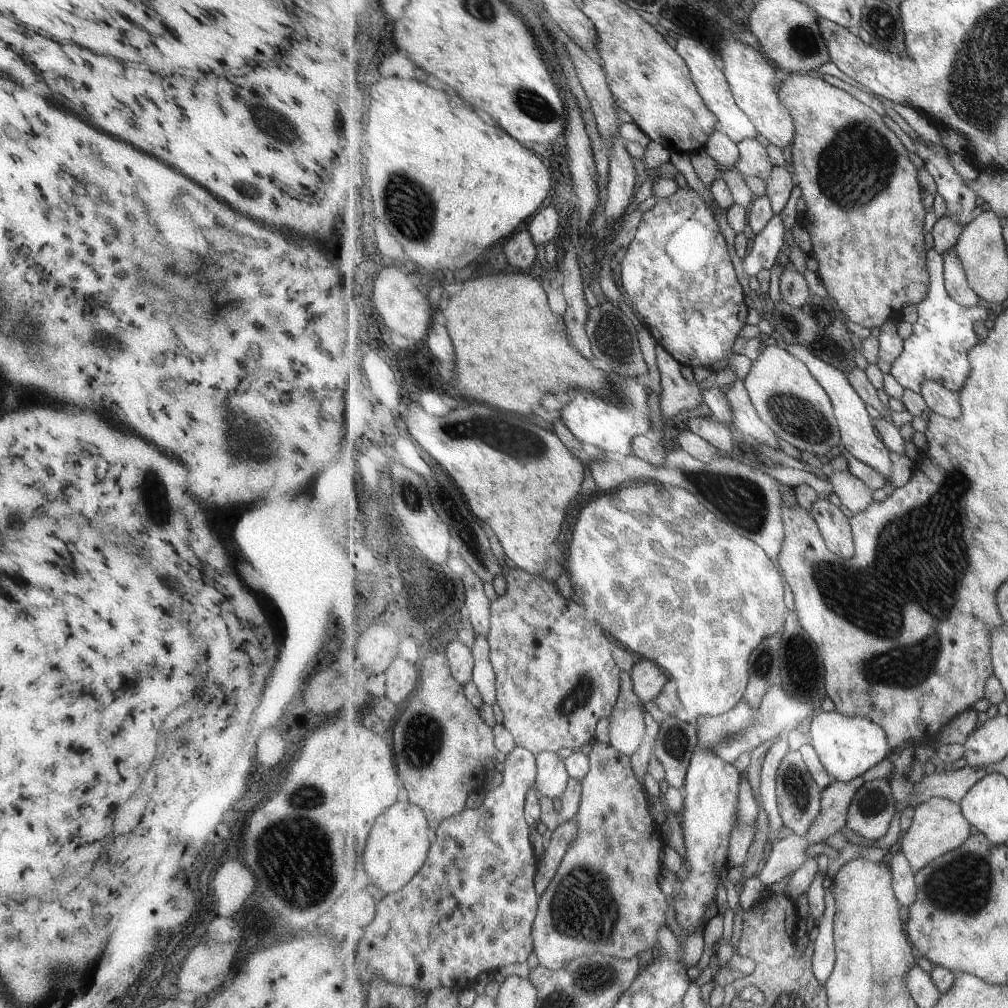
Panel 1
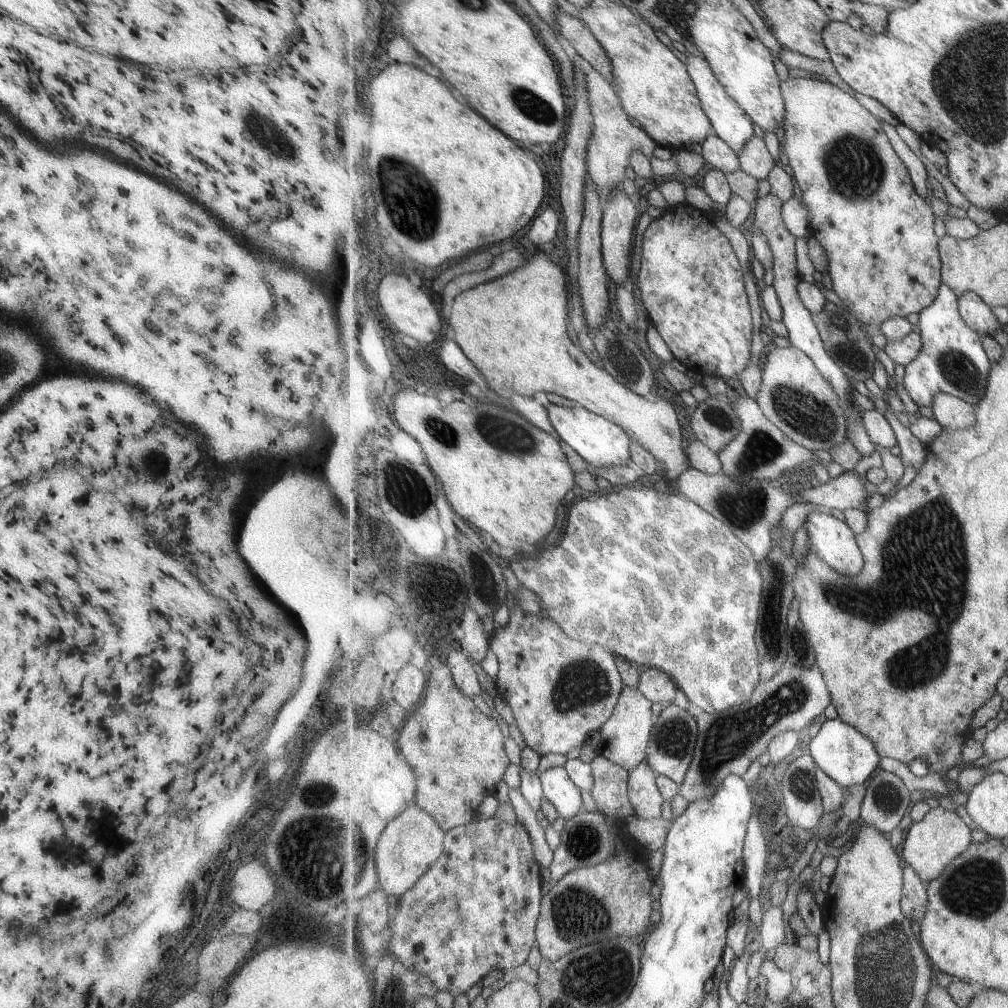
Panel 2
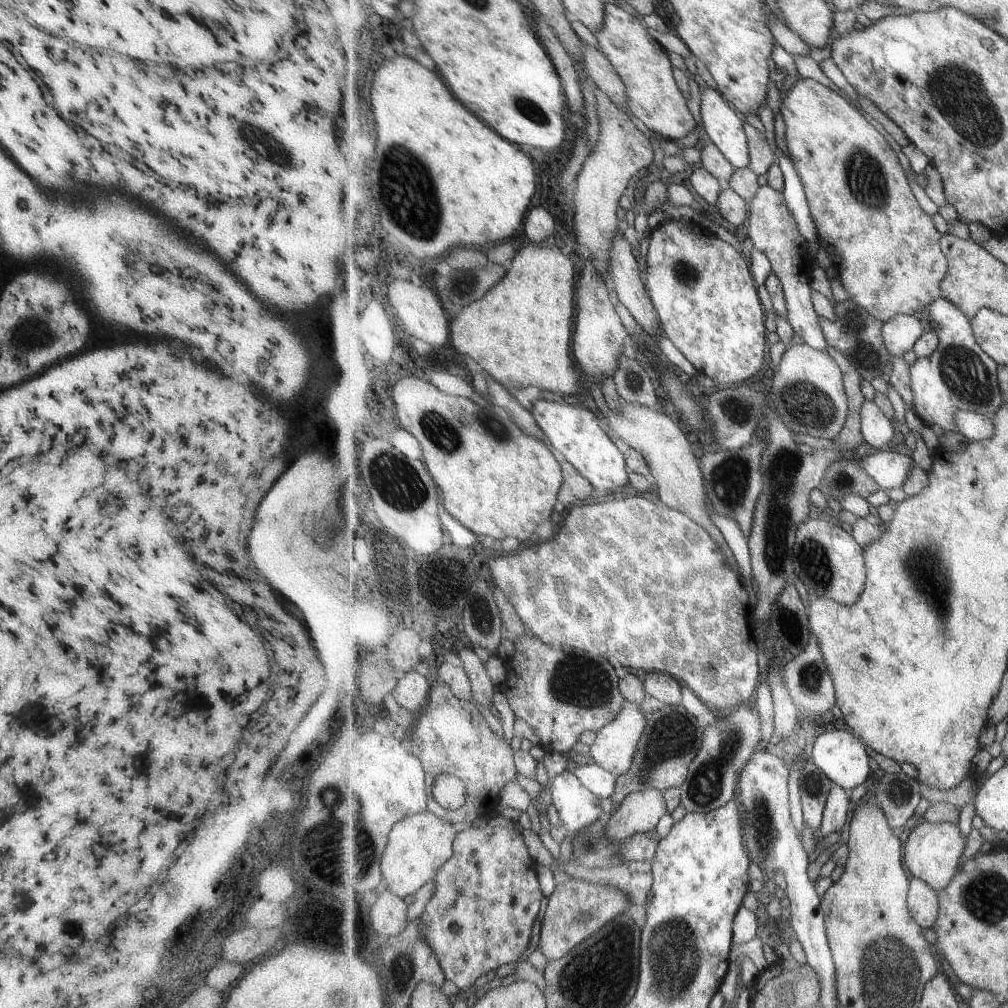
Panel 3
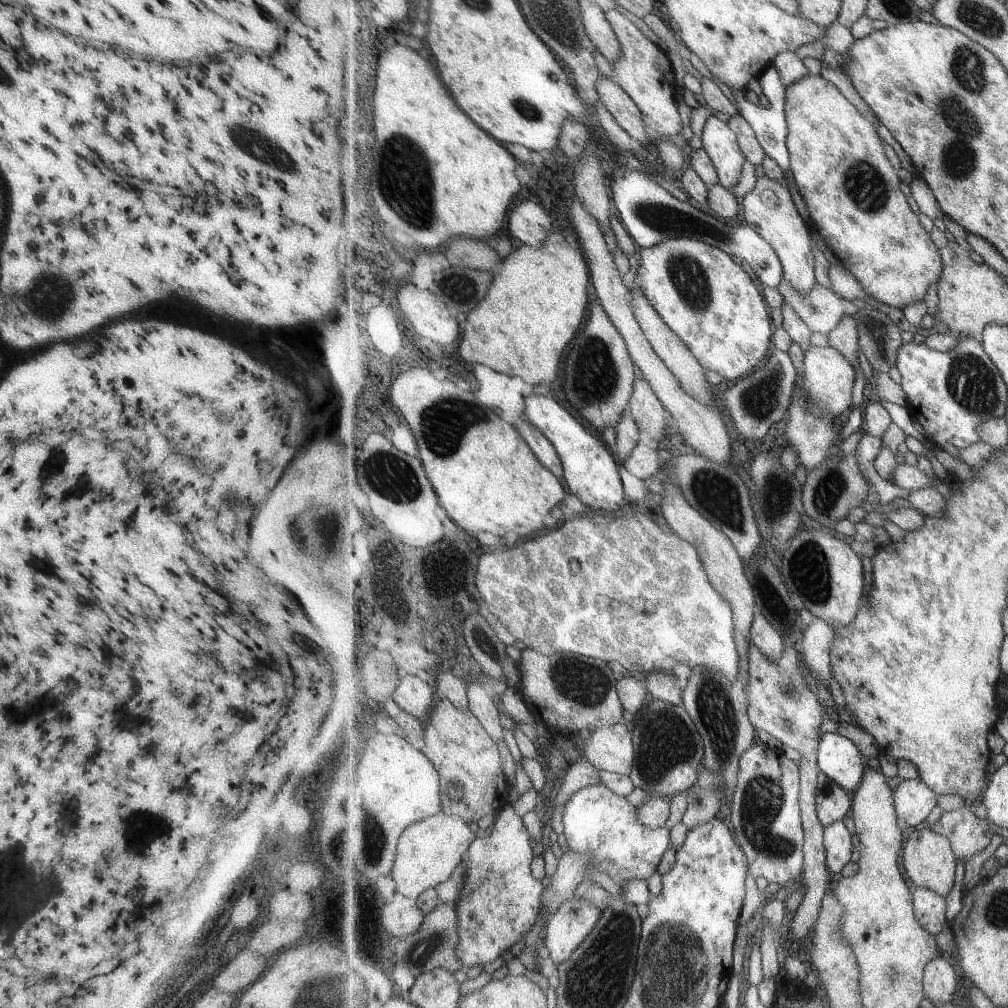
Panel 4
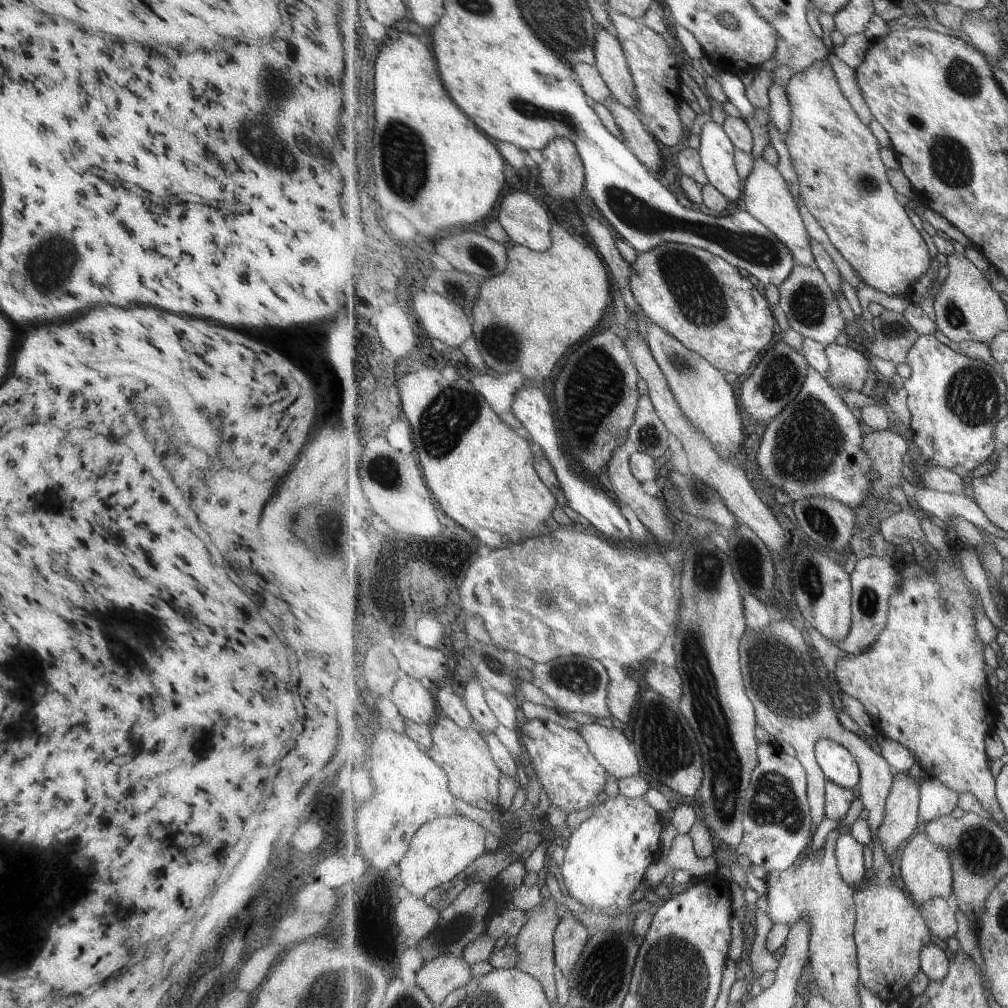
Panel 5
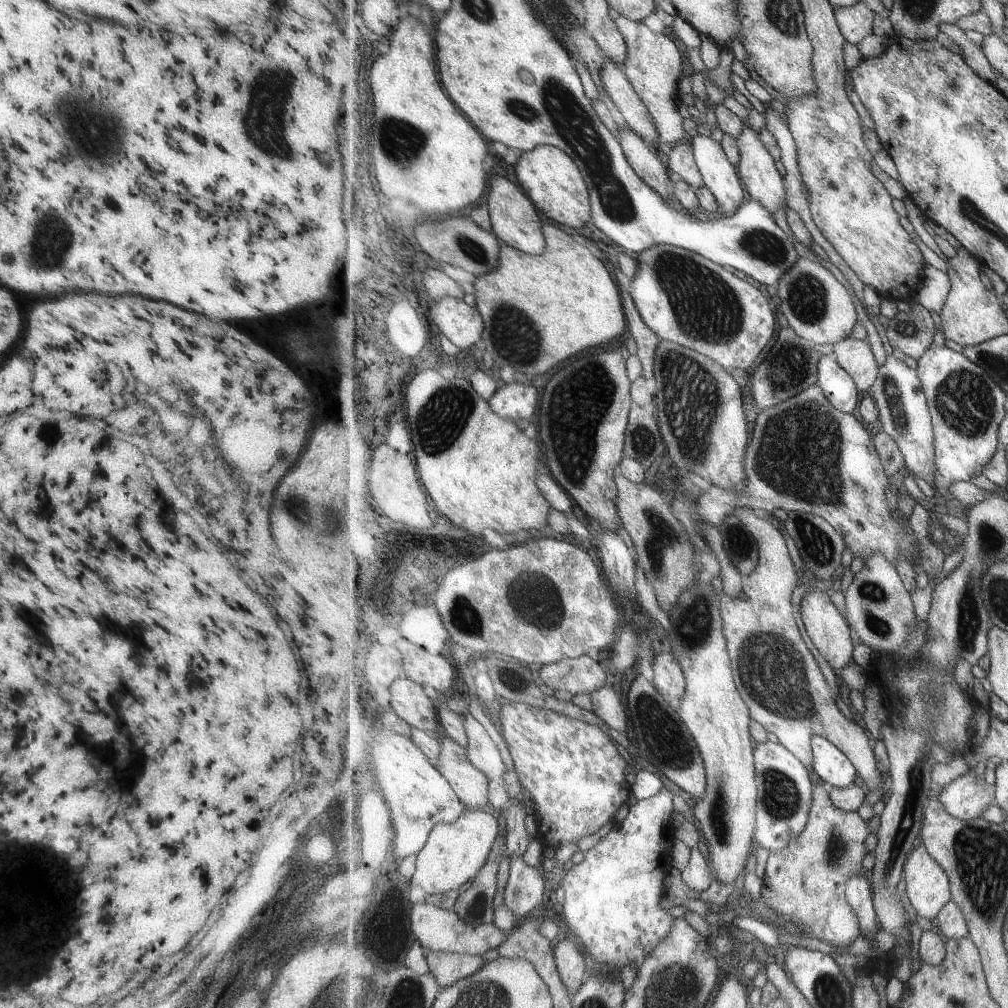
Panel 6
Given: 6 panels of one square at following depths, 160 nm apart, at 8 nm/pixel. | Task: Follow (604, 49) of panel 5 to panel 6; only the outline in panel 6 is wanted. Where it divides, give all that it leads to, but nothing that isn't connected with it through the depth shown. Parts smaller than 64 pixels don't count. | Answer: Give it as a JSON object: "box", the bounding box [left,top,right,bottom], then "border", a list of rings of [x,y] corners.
{"box":[602,58,660,149],"border":[[[608,58],[608,63],[602,70],[602,79],[604,87],[622,112],[628,126],[642,136],[651,148],[655,149],[656,145],[660,146],[655,119],[643,99],[637,94],[623,66]]]}

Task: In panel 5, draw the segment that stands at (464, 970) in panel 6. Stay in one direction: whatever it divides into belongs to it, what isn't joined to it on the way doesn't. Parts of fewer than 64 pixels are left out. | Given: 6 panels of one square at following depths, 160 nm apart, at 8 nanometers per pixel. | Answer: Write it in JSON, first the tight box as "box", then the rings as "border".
{"box":[416,953,473,1006],"border":[[[443,953],[425,963],[416,984],[437,1006],[454,990],[469,984],[473,977],[471,965],[466,960],[453,953]]]}

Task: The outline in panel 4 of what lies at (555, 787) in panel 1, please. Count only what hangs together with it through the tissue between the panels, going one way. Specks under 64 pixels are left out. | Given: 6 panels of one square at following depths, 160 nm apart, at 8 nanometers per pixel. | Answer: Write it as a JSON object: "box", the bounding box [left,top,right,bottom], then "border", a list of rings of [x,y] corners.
{"box":[562,785,671,882],"border":[[[597,785],[597,786],[585,786],[579,790],[572,790],[572,794],[570,794],[569,798],[565,801],[565,804],[563,804],[563,817],[562,822],[564,823],[564,835],[566,839],[568,840],[568,844],[570,846],[570,849],[572,850],[579,850],[579,852],[587,852],[587,854],[593,854],[593,862],[591,862],[591,866],[587,869],[587,878],[588,873],[595,873],[601,872],[603,874],[606,874],[608,878],[611,878],[612,880],[617,880],[619,882],[625,882],[625,880],[633,880],[633,878],[641,878],[641,880],[649,880],[655,872],[657,873],[657,868],[659,868],[659,864],[661,864],[661,860],[663,860],[663,854],[667,852],[667,848],[669,848],[669,843],[671,841],[669,840],[669,831],[670,829],[668,827],[661,827],[657,829],[649,828],[645,826],[645,824],[641,824],[639,820],[637,820],[637,808],[627,800],[627,798],[624,798],[623,796],[615,794],[615,792],[612,792],[609,790],[607,786],[603,785]]]}

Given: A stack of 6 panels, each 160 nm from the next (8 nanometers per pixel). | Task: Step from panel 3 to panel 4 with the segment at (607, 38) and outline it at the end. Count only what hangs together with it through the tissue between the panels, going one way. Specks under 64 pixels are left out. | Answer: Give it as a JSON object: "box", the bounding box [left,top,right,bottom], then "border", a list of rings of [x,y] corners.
{"box":[607,10,683,138],"border":[[[607,10],[607,19],[611,21],[615,34],[621,43],[621,58],[613,62],[618,84],[621,84],[636,106],[641,108],[646,127],[650,133],[657,134],[659,137],[679,138],[683,124],[681,114],[675,97],[676,84],[671,75],[671,62],[667,60],[665,54],[655,42],[651,42],[639,28],[633,24],[627,16],[623,16],[619,10]]]}

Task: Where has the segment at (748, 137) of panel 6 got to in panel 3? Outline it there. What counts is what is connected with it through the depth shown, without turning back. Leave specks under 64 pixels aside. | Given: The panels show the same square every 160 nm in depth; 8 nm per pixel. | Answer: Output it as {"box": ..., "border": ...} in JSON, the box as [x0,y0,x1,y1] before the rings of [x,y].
{"box":[748,185,829,352],"border":[[[763,185],[756,197],[750,202],[750,217],[748,234],[757,247],[768,255],[775,274],[783,283],[787,306],[788,320],[793,325],[796,334],[807,346],[827,352],[829,350],[823,328],[819,324],[819,316],[812,300],[811,278],[812,262],[807,240],[799,232],[797,220],[791,214],[782,191],[775,190],[771,185]]]}

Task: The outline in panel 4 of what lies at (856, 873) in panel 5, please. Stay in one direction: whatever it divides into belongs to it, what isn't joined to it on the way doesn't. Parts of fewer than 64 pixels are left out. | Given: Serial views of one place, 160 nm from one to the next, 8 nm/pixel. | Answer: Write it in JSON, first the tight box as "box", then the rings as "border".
{"box":[824,820,857,874],"border":[[[842,820],[825,828],[824,842],[828,853],[828,868],[833,874],[841,874],[849,862],[856,860],[857,848],[853,846],[853,834]]]}

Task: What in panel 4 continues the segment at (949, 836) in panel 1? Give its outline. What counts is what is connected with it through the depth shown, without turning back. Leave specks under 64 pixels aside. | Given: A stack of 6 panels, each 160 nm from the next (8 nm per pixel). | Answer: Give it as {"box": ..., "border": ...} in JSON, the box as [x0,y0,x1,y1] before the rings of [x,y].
{"box":[903,826,959,897],"border":[[[922,826],[917,827],[906,841],[903,865],[910,880],[916,887],[930,889],[946,897],[953,890],[955,870],[959,861],[953,850],[952,840],[938,834],[928,826]]]}

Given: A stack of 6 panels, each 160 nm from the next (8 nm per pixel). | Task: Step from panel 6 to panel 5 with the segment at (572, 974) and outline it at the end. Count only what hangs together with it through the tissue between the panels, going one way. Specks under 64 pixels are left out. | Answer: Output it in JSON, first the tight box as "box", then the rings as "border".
{"box":[554,910,589,976],"border":[[[564,910],[554,934],[556,950],[556,968],[571,976],[573,968],[577,966],[577,960],[581,958],[587,942],[589,932],[587,926],[581,924],[573,911]]]}

